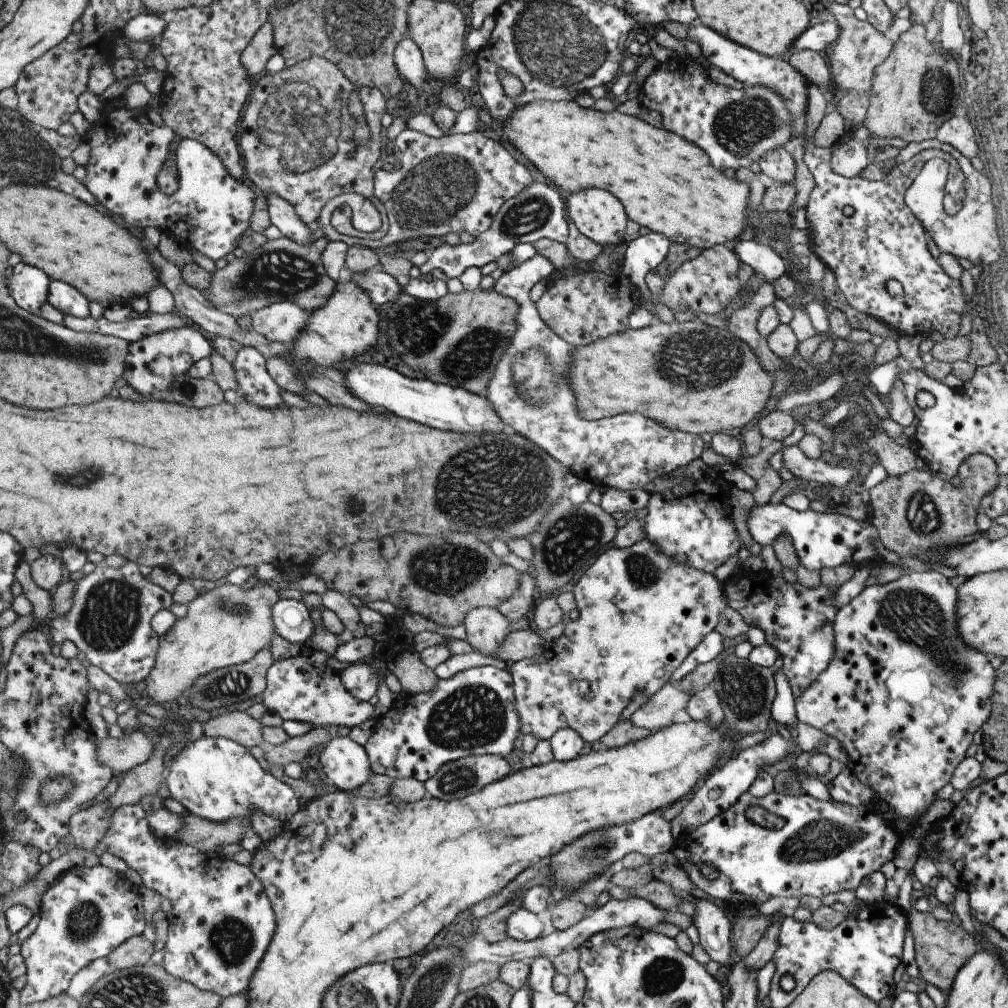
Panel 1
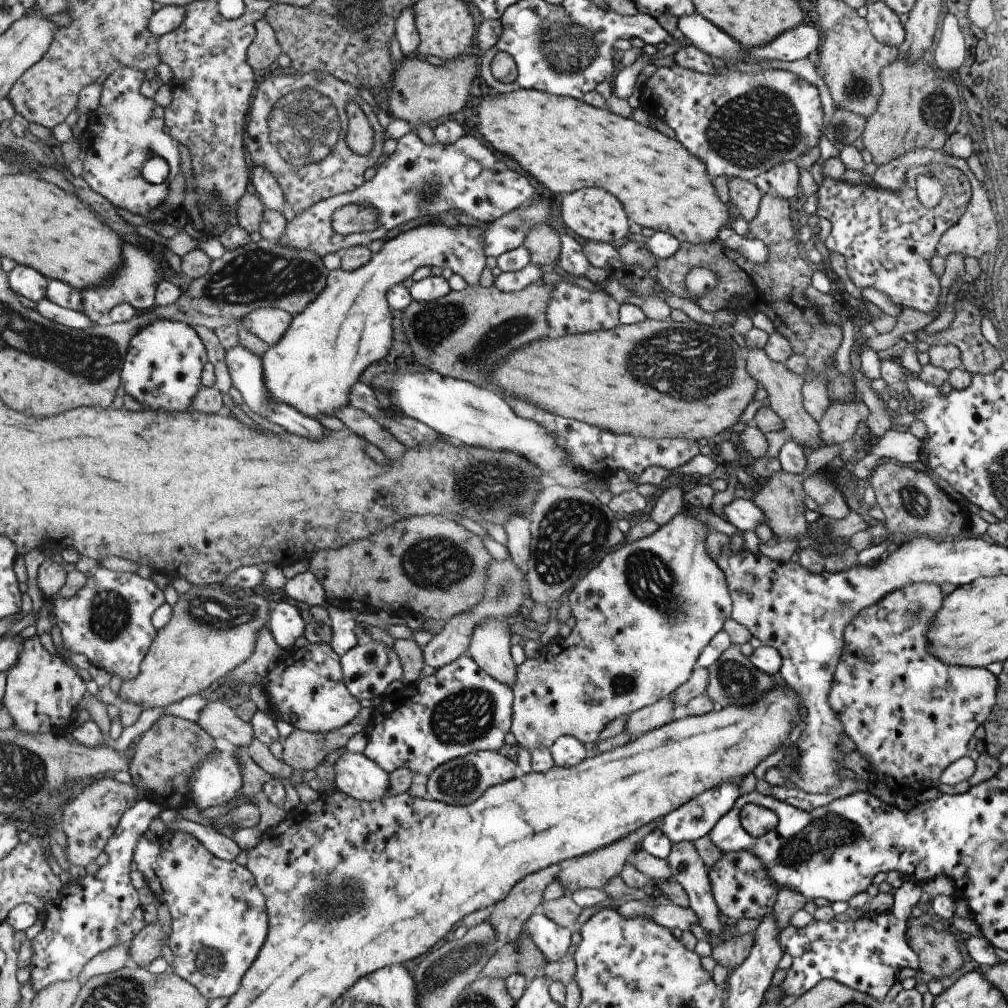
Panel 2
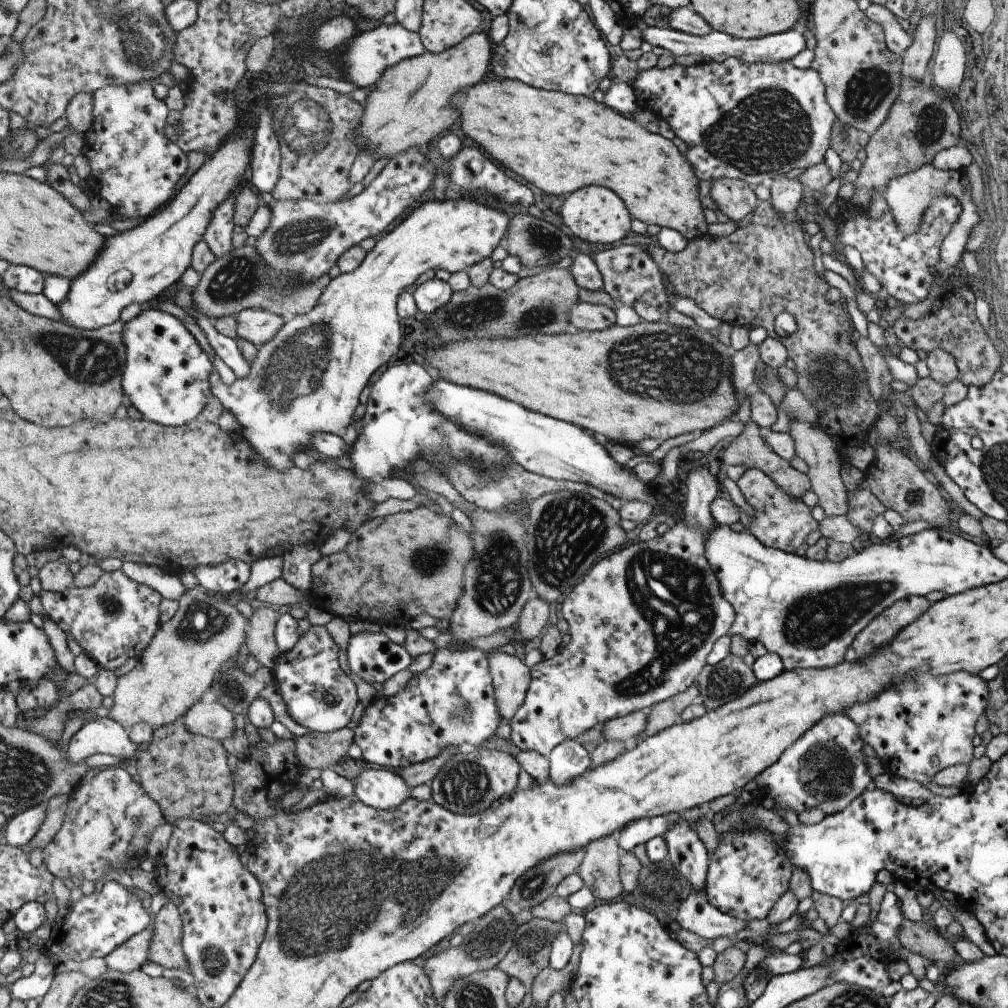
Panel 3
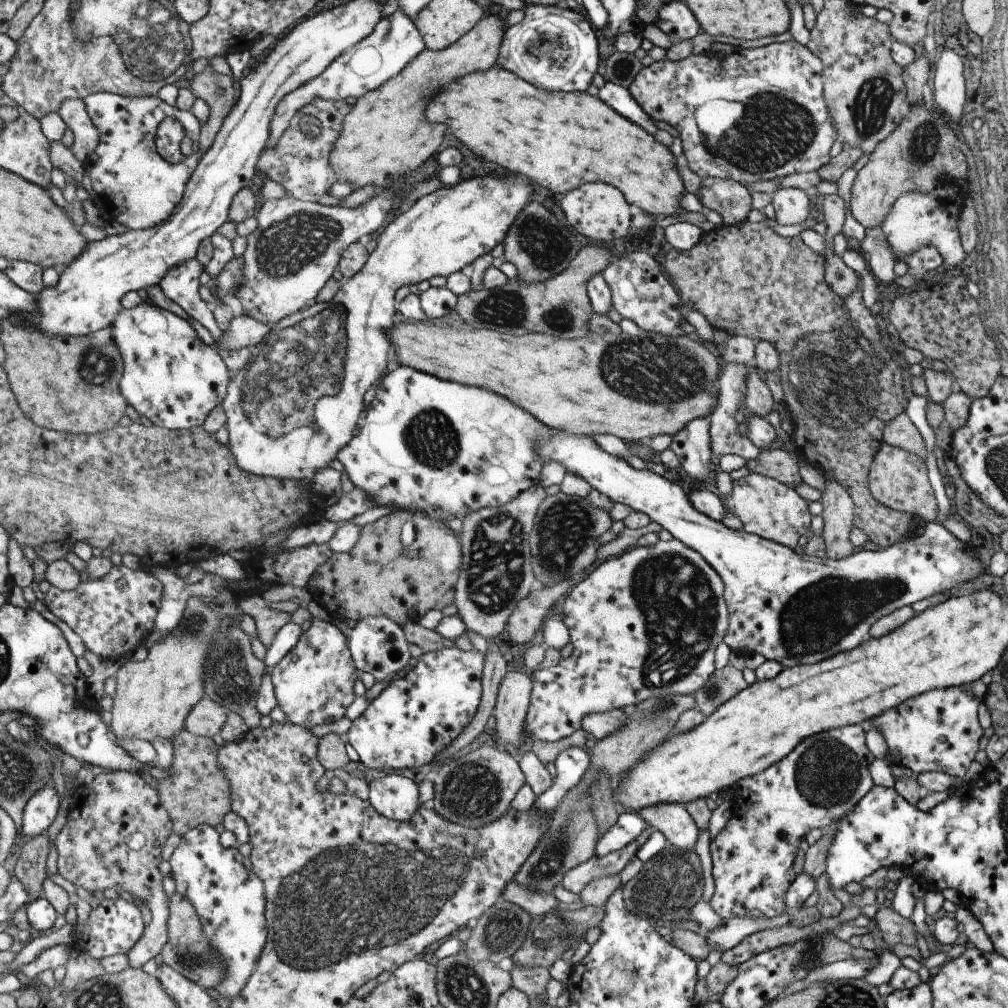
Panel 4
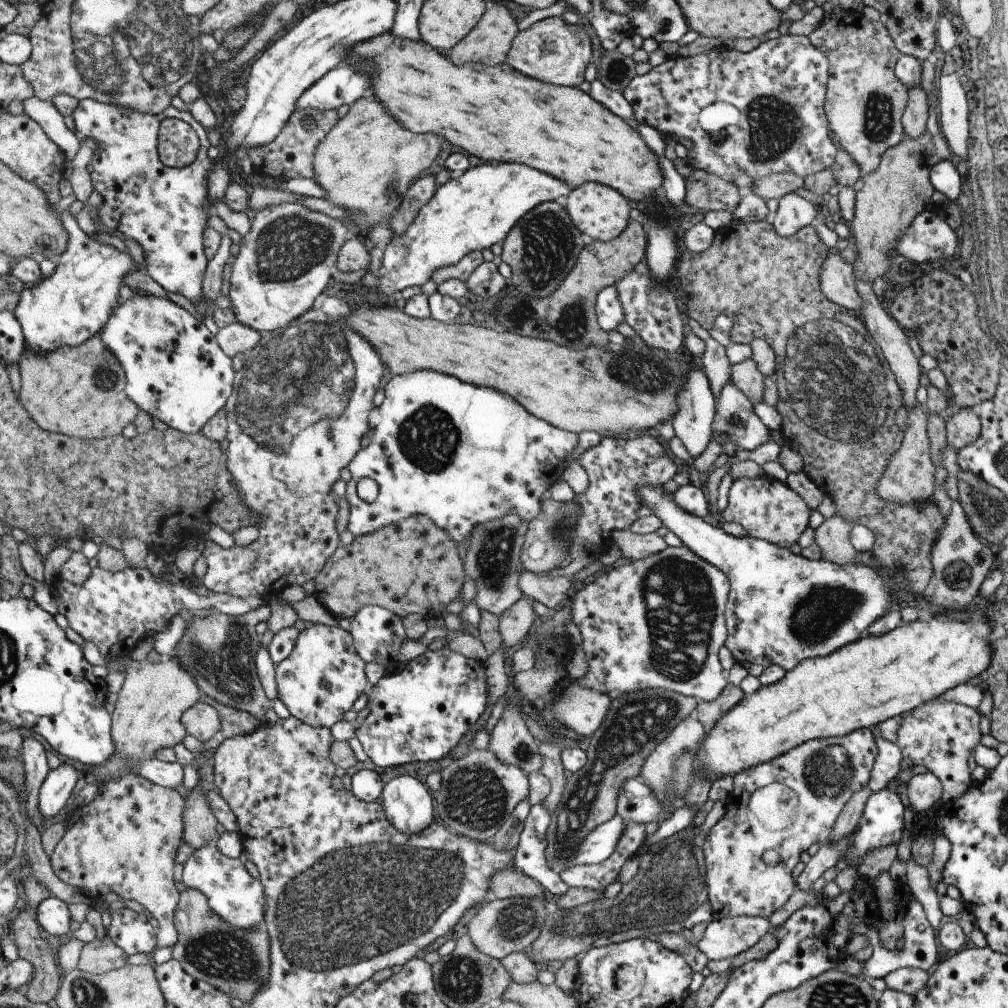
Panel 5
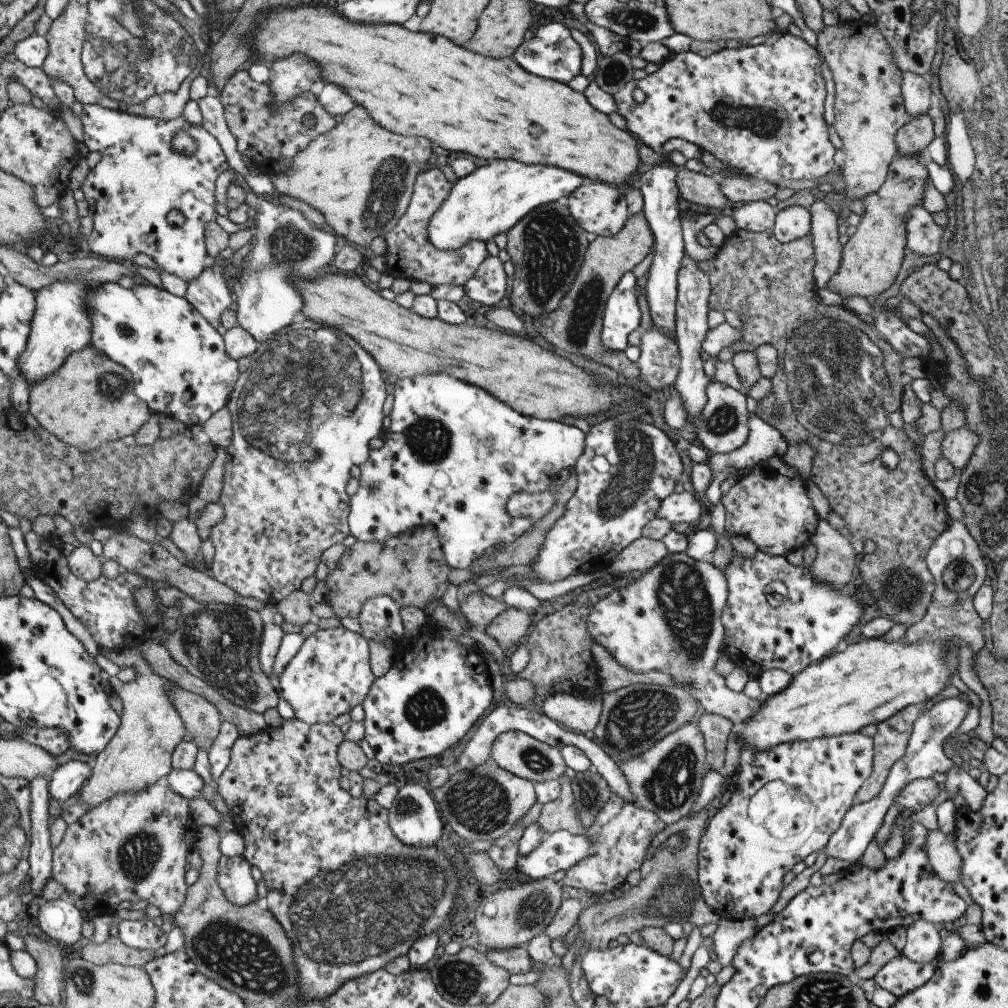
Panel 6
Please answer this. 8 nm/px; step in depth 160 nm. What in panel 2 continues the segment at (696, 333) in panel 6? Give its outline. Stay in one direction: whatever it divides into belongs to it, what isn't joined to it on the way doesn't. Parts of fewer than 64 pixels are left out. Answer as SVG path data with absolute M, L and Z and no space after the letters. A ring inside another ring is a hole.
M683 507L668 523L659 525L659 528L649 536L637 539L631 543L623 544L605 555L596 563L591 570L588 570L580 580L575 583L573 589L567 595L567 602L571 612L570 616L575 618L575 624L566 638L555 636L549 642L541 646L541 650L535 658L525 659L522 664L516 666L516 679L512 690L512 713L510 718L510 732L515 738L515 744L519 749L532 750L547 749L560 736L571 735L579 742L596 742L597 734L601 729L617 717L625 717L637 709L652 705L659 699L667 698L673 690L681 686L695 668L694 664L699 653L707 643L722 630L723 623L730 618L732 600L730 599L724 581L724 574L715 564L715 561L706 551L706 536L710 532L718 532L730 537L733 532L737 532L735 526L731 526L726 520L721 519L718 514L713 513L708 507Z

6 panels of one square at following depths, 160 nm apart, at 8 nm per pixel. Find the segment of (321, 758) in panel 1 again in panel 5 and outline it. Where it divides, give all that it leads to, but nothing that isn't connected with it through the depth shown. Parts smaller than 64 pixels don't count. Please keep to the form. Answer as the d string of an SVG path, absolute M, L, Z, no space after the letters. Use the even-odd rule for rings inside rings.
M398 776L383 785L380 795L385 818L399 833L418 834L433 822L429 792L415 778Z

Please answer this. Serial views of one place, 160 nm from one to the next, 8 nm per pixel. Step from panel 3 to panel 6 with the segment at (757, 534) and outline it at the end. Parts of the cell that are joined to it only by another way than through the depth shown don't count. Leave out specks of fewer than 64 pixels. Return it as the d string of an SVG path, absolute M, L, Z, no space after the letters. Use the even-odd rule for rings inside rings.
M769 457L758 466L746 470L745 474L737 476L736 483L720 496L720 503L725 509L724 530L731 535L741 534L749 538L757 551L774 557L785 557L791 550L803 548L815 532L819 519L812 509L811 499L805 495L804 480L798 475L795 467L783 464L779 458Z

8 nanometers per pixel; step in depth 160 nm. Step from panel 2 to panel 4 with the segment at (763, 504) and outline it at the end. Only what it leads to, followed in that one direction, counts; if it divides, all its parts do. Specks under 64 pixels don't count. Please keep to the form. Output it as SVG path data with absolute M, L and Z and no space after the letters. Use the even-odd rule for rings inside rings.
M781 447L775 450L761 450L756 459L748 460L745 464L749 473L758 473L764 477L776 479L780 483L793 487L801 484L798 458L787 449Z

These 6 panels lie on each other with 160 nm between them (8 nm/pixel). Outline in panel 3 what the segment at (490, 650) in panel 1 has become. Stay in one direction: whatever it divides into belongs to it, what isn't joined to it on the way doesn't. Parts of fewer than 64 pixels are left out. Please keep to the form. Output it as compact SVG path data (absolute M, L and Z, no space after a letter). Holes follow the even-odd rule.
M499 650L495 654L485 654L498 715L509 724L528 691L530 670L523 664L520 654L507 655Z

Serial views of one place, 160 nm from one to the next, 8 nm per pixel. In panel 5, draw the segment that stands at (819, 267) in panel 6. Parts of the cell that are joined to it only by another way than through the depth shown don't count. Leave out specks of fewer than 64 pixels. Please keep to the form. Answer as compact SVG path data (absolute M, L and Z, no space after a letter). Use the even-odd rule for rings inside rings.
M835 247L828 248L818 274L823 296L853 314L857 314L861 297L857 294L854 280L852 266L840 257L840 252Z

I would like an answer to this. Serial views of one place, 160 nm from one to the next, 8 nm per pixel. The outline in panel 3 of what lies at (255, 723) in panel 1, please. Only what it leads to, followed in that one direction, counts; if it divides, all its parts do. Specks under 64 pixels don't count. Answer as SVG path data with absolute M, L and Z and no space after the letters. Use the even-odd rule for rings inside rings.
M218 700L212 703L199 701L185 716L186 727L196 735L222 741L233 736L236 729L236 714Z

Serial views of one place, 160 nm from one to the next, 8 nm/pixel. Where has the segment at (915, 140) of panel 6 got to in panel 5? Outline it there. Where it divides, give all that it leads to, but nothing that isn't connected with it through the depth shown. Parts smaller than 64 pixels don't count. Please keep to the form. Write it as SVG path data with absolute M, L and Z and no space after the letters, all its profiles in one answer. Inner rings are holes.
M919 85L907 90L907 92L908 99L900 123L904 135L910 139L916 139L927 132L925 122L927 122L928 102Z

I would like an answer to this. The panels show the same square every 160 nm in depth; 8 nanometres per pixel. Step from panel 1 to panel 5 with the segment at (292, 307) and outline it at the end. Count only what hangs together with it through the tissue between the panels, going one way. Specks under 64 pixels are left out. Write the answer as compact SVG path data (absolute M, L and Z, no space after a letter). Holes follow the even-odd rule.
M239 320L216 330L216 337L223 352L231 358L237 357L239 353L249 353L262 341L262 334L258 330L245 326Z

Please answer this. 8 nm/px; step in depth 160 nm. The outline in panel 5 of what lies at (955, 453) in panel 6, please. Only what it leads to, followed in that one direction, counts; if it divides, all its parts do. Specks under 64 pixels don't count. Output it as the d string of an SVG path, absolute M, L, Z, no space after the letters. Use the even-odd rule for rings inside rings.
M970 408L957 410L946 422L946 444L955 452L975 442L979 433L979 419Z

